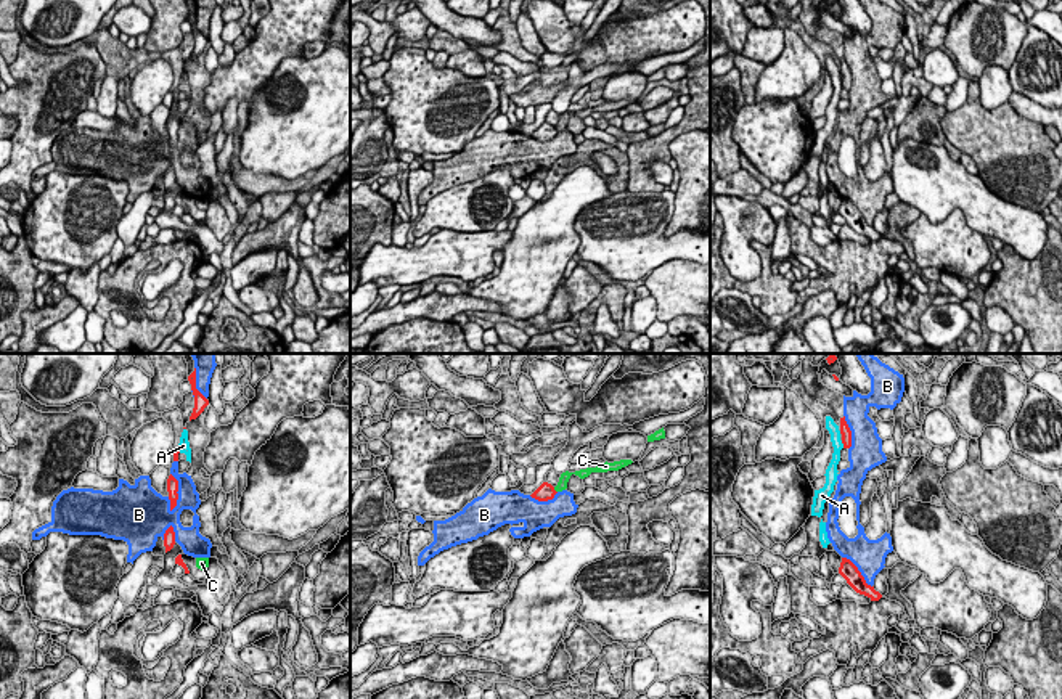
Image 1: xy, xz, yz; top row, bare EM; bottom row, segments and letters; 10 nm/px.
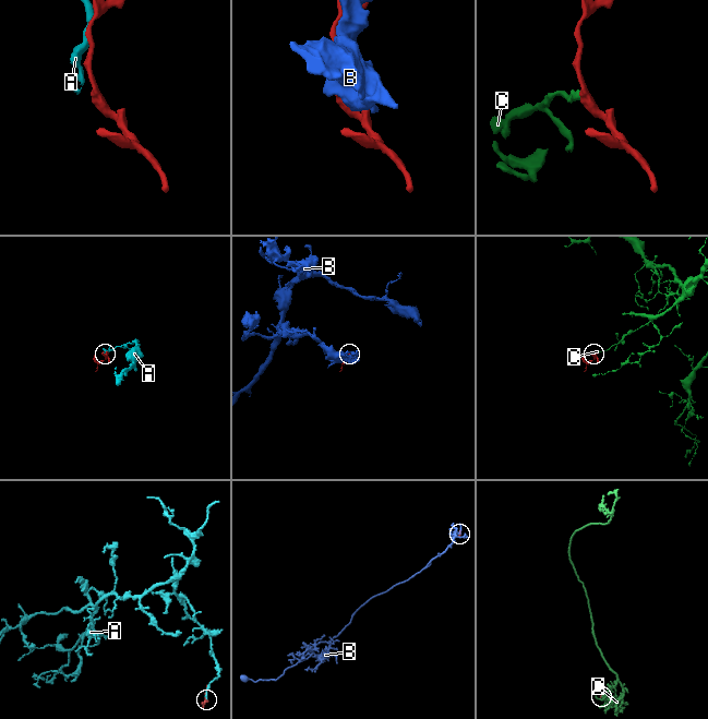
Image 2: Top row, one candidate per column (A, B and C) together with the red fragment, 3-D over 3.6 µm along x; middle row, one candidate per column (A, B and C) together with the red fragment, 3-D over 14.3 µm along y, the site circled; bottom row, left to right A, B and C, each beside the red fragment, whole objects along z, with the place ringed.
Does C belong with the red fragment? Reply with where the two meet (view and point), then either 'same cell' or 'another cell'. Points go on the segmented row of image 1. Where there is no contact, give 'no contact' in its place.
xz (555, 490) | another cell

